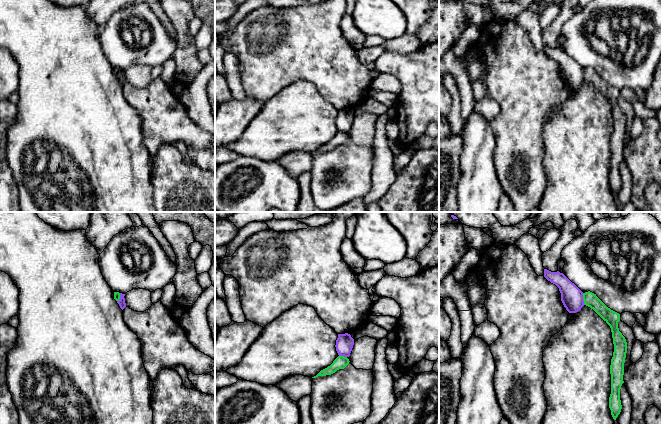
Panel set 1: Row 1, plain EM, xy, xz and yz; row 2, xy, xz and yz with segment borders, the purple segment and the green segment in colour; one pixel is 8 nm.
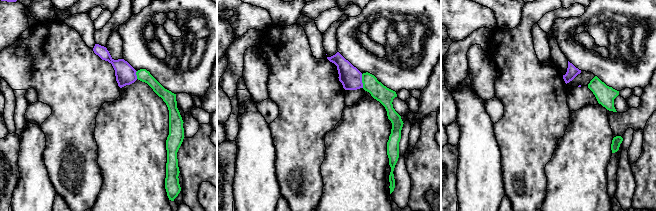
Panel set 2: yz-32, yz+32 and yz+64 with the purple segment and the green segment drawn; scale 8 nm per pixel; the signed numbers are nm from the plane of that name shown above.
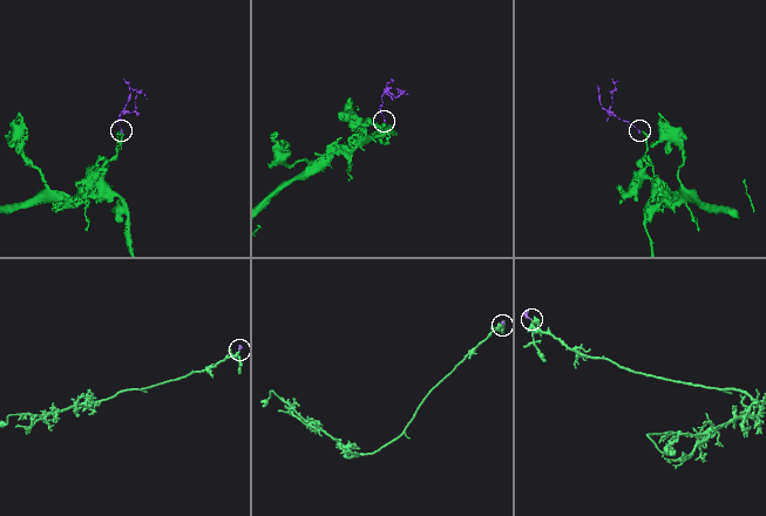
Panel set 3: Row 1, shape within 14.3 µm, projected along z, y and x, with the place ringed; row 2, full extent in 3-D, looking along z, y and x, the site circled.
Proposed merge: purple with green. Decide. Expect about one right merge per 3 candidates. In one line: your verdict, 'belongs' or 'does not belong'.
does not belong

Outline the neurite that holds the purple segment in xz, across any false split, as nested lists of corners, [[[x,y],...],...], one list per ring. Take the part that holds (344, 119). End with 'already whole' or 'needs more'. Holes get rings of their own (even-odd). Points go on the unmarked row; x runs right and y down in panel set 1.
[[[338,110],[338,114],[336,116],[336,127],[338,131],[349,133],[354,121],[354,115],[350,110]]]; already whole

